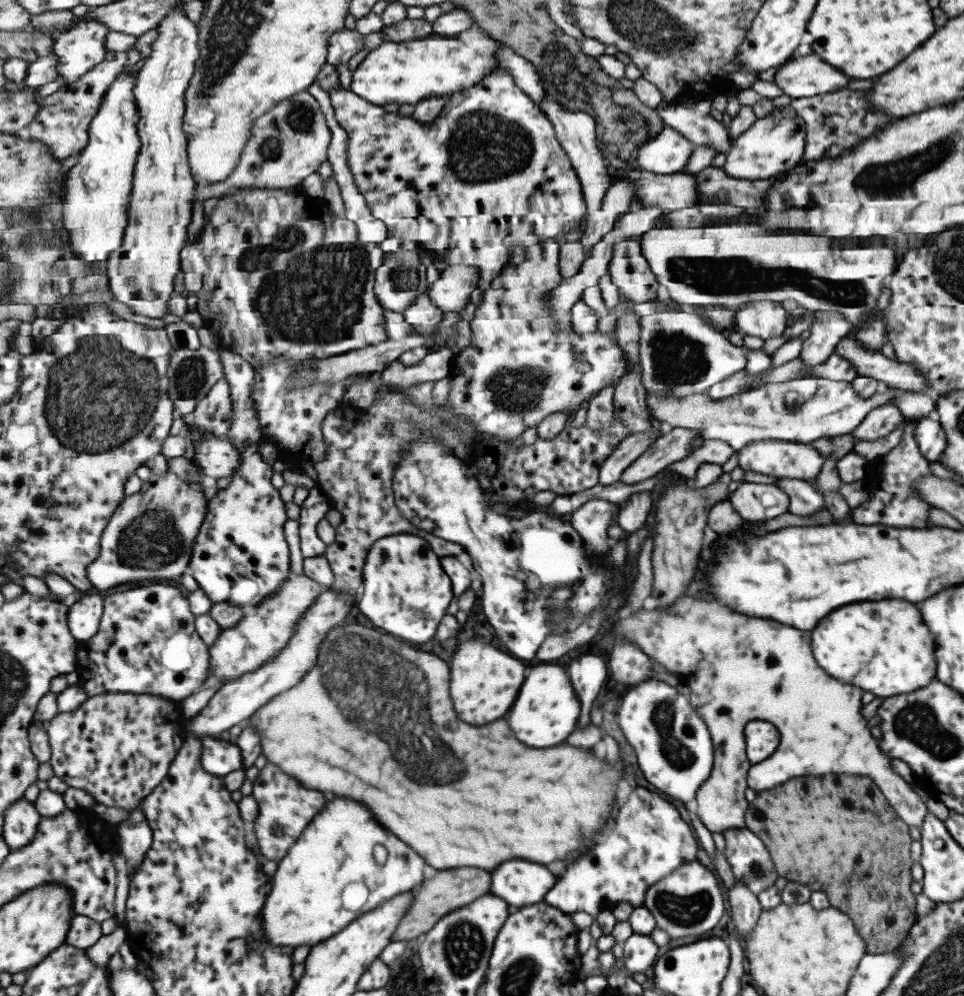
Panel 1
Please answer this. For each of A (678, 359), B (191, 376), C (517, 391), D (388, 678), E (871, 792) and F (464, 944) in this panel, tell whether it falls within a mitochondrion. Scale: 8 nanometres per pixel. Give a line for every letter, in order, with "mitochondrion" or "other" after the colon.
A: mitochondrion
B: mitochondrion
C: mitochondrion
D: mitochondrion
E: other
F: mitochondrion

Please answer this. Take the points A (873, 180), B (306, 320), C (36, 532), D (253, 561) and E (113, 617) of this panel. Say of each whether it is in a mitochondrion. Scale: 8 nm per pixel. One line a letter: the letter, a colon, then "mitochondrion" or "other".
A: mitochondrion
B: mitochondrion
C: other
D: other
E: other

